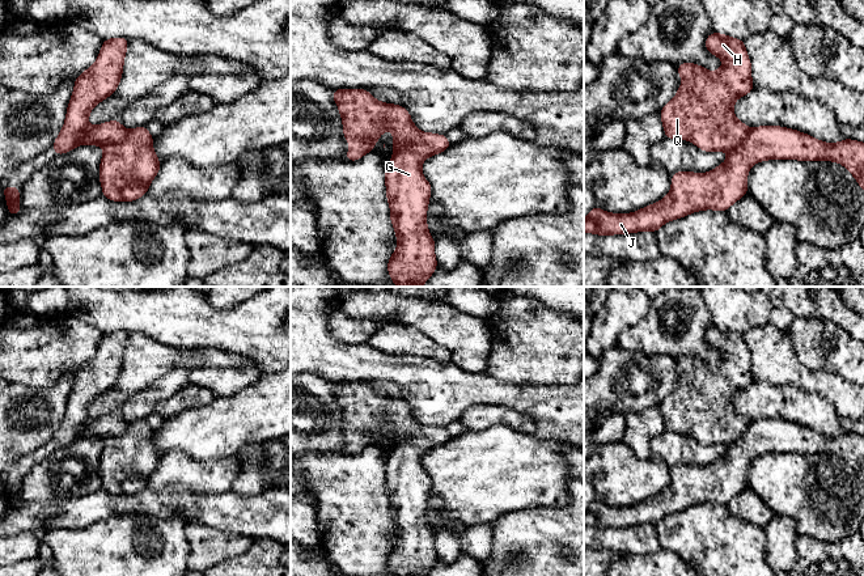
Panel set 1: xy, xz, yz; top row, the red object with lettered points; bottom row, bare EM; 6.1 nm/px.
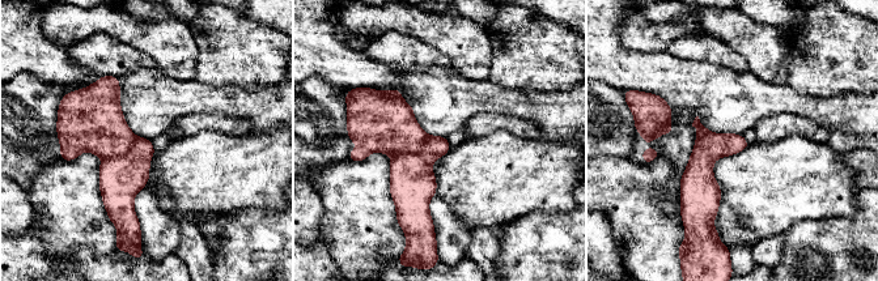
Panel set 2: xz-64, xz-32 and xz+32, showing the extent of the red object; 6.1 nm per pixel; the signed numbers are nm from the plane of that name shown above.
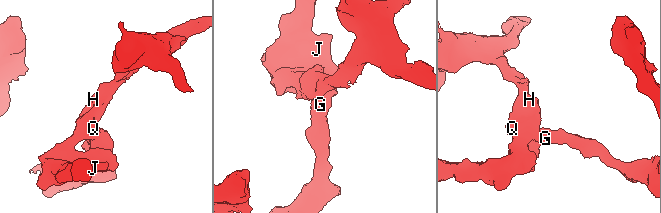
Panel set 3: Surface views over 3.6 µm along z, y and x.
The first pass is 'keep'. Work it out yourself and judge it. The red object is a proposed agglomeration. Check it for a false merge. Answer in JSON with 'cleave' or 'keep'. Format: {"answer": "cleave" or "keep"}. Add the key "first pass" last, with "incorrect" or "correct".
{"answer": "cleave", "first pass": "incorrect"}

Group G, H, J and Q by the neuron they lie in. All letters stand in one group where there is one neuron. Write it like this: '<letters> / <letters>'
G J / H Q

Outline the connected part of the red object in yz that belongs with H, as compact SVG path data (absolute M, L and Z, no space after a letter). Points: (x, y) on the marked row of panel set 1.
M711 33L706 38L706 48L723 60L723 67L711 72L694 63L681 63L677 69L682 84L672 101L660 111L665 137L689 140L706 152L729 152L745 140L749 127L740 122L734 113L737 98L749 94L753 88L751 63L742 39Z

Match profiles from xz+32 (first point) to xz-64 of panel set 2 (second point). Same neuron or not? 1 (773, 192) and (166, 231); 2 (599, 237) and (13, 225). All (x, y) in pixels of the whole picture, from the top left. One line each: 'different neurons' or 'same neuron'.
1: different neurons
2: same neuron

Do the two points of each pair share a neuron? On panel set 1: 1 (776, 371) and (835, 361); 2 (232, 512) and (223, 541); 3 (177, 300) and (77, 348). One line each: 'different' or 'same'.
1: different
2: different
3: different

